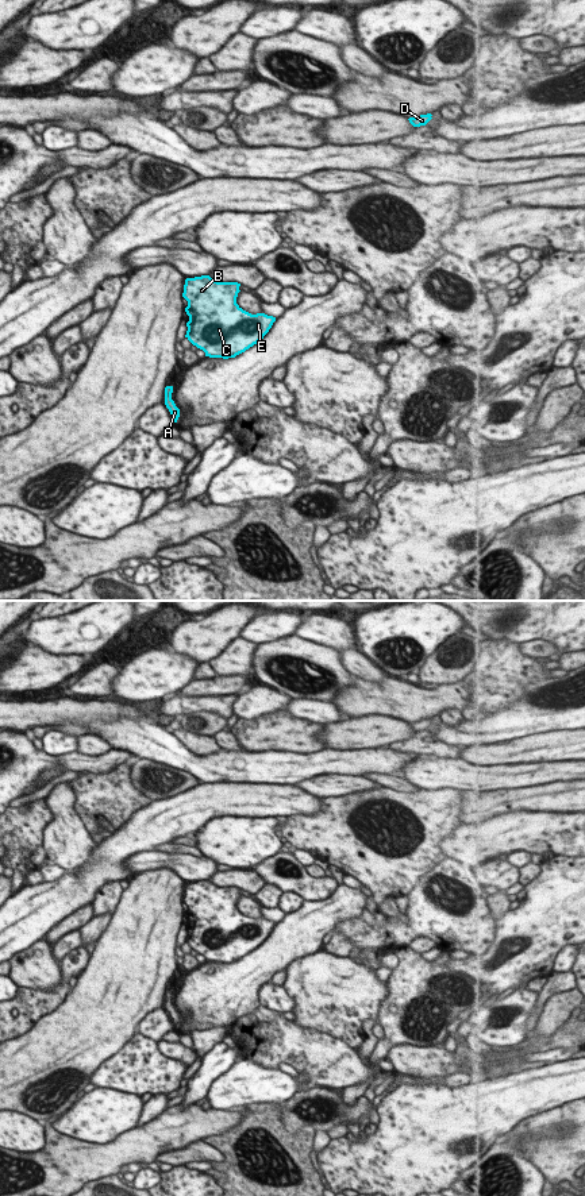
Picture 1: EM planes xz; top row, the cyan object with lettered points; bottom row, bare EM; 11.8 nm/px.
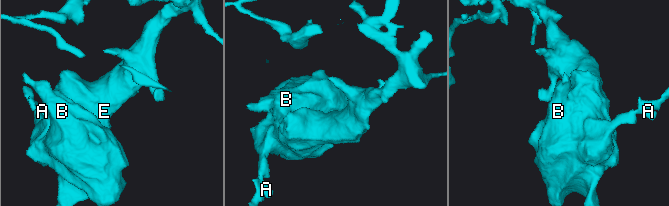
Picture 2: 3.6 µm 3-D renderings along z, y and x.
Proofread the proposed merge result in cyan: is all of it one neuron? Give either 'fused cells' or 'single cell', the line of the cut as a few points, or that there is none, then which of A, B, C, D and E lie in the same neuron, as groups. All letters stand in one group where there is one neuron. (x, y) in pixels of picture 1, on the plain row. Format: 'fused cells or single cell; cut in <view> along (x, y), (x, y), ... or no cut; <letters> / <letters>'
single cell; no cut; A B C D E

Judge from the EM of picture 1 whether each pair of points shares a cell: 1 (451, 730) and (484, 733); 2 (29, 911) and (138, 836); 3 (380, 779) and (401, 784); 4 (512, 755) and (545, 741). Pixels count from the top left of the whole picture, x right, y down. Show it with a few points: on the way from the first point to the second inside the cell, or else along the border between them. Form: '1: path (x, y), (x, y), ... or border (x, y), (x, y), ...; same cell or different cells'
1: path (460, 733), (476, 733); same cell
2: path (56, 901), (79, 887), (111, 856); same cell
3: path (385, 780), (396, 783); same cell
4: path (520, 749), (537, 748); same cell

